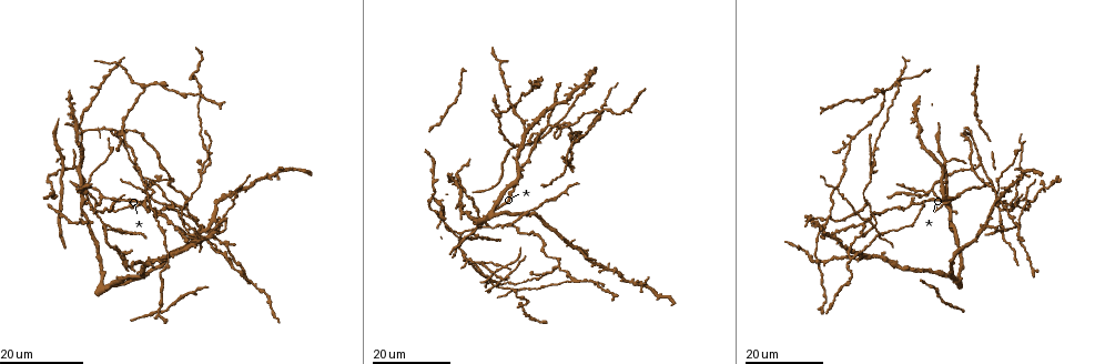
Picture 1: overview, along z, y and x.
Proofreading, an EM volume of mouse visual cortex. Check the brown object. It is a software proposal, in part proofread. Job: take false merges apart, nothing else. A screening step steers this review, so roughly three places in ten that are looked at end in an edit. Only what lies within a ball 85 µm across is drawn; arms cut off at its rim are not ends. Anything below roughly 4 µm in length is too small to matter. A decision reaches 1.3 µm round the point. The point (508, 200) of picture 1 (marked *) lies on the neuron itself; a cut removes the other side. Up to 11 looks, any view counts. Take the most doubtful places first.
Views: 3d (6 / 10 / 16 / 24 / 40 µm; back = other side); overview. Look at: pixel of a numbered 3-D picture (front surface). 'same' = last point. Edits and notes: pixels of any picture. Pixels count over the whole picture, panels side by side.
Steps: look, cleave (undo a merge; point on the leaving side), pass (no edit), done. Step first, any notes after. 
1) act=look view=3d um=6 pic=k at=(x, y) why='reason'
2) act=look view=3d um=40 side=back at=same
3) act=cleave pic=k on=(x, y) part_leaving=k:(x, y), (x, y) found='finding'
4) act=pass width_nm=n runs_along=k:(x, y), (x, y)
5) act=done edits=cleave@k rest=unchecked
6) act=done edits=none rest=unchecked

act=look view=3d um=24 pic=1 at=(578, 141)

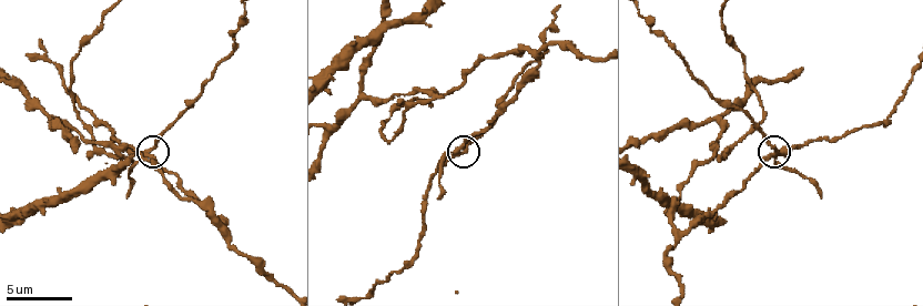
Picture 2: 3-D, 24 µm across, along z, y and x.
act=look view=3d um=10 pic=2 at=(777, 150) why='closer look'

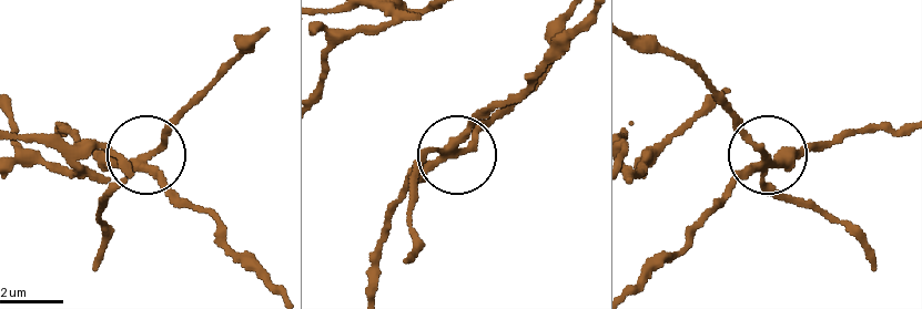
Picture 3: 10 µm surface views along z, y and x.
act=cleave pic=3 on=(778, 198) arms=4 part_leaving=3:(765, 158), (685, 65), (637, 47) found='a second neuron is stuck on'

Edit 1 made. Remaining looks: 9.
act=look view=3d um=24 pic=1 at=(1012, 204) why='side arm on a straight run'

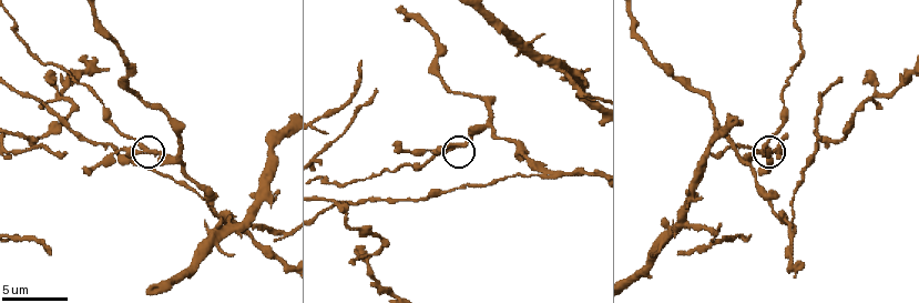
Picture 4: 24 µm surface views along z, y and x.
act=look view=3d um=10 pic=4 at=(765, 145)

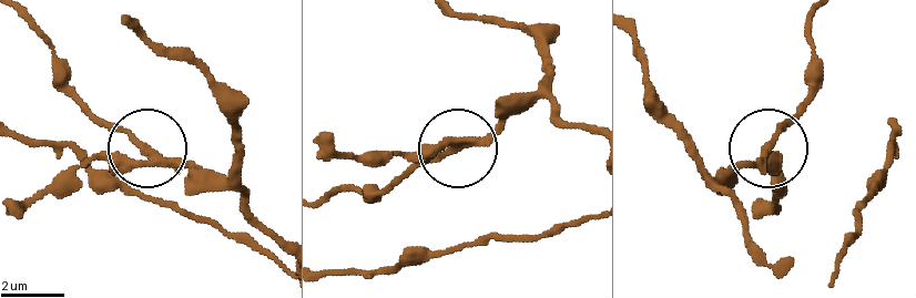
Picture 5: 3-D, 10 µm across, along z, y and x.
act=cleave pic=5 on=(121, 126) width_nm=240 found='a second neuron is stuck on'

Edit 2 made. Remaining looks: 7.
act=look view=overview

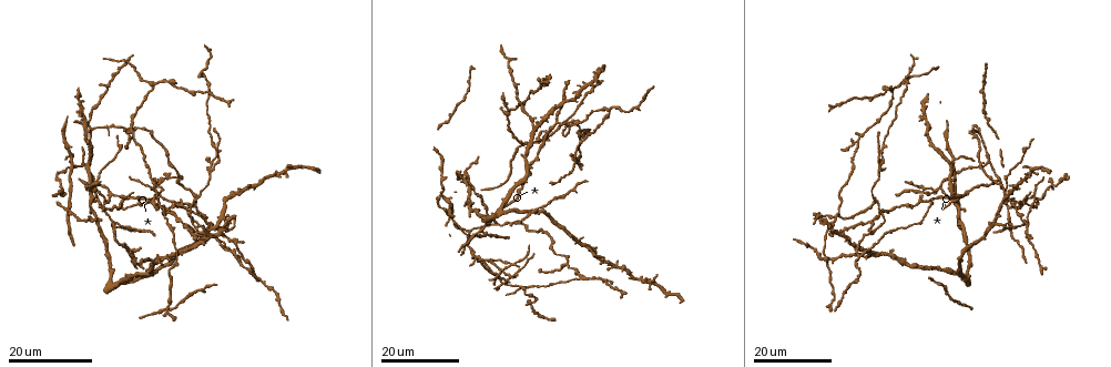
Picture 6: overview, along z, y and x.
act=look view=3d um=24 pic=6 at=(152, 85)

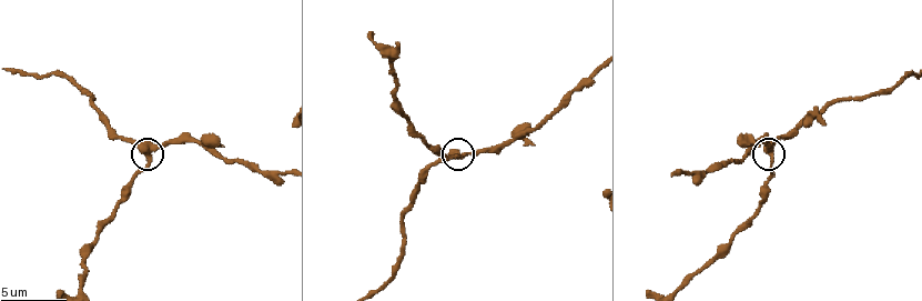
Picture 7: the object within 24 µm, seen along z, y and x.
act=look view=3d um=10 pic=7 at=(150, 145) why='closer look'

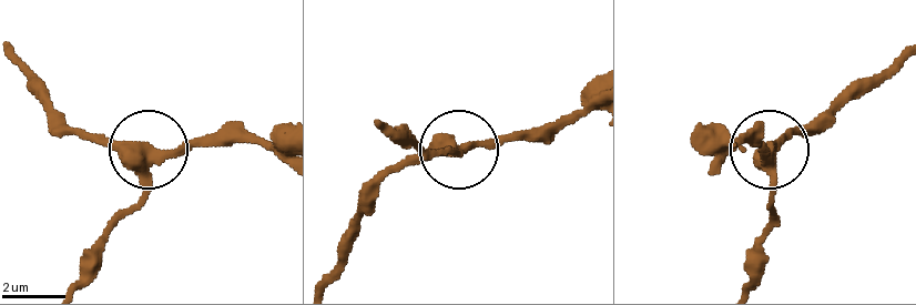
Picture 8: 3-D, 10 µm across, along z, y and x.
act=pass arms=3 runs_along=8:(78, 278), (93, 247), (139, 200), (144, 154), (72, 128) found='all the same neuron'

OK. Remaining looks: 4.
act=look view=3d um=10 pic=4 at=(737, 235) why='three arms meet'

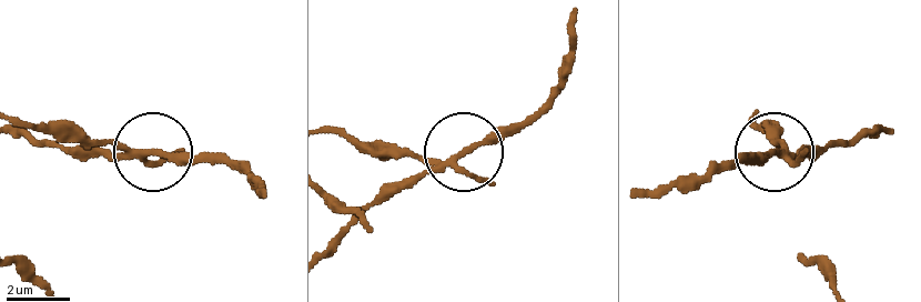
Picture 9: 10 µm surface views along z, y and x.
act=look view=3d um=6 pic=9 at=(770, 152) why='closer look'

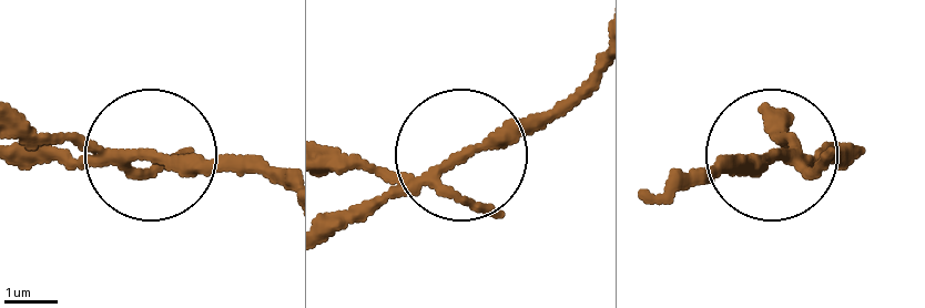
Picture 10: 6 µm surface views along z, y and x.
act=cleave pic=10 on=(338, 214) part_leaving=10:(404, 191), (328, 222) found='two neurons meet here'

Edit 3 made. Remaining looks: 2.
act=done edits=cleave@3,cleave@5,cleave@10 rest=unchecked

